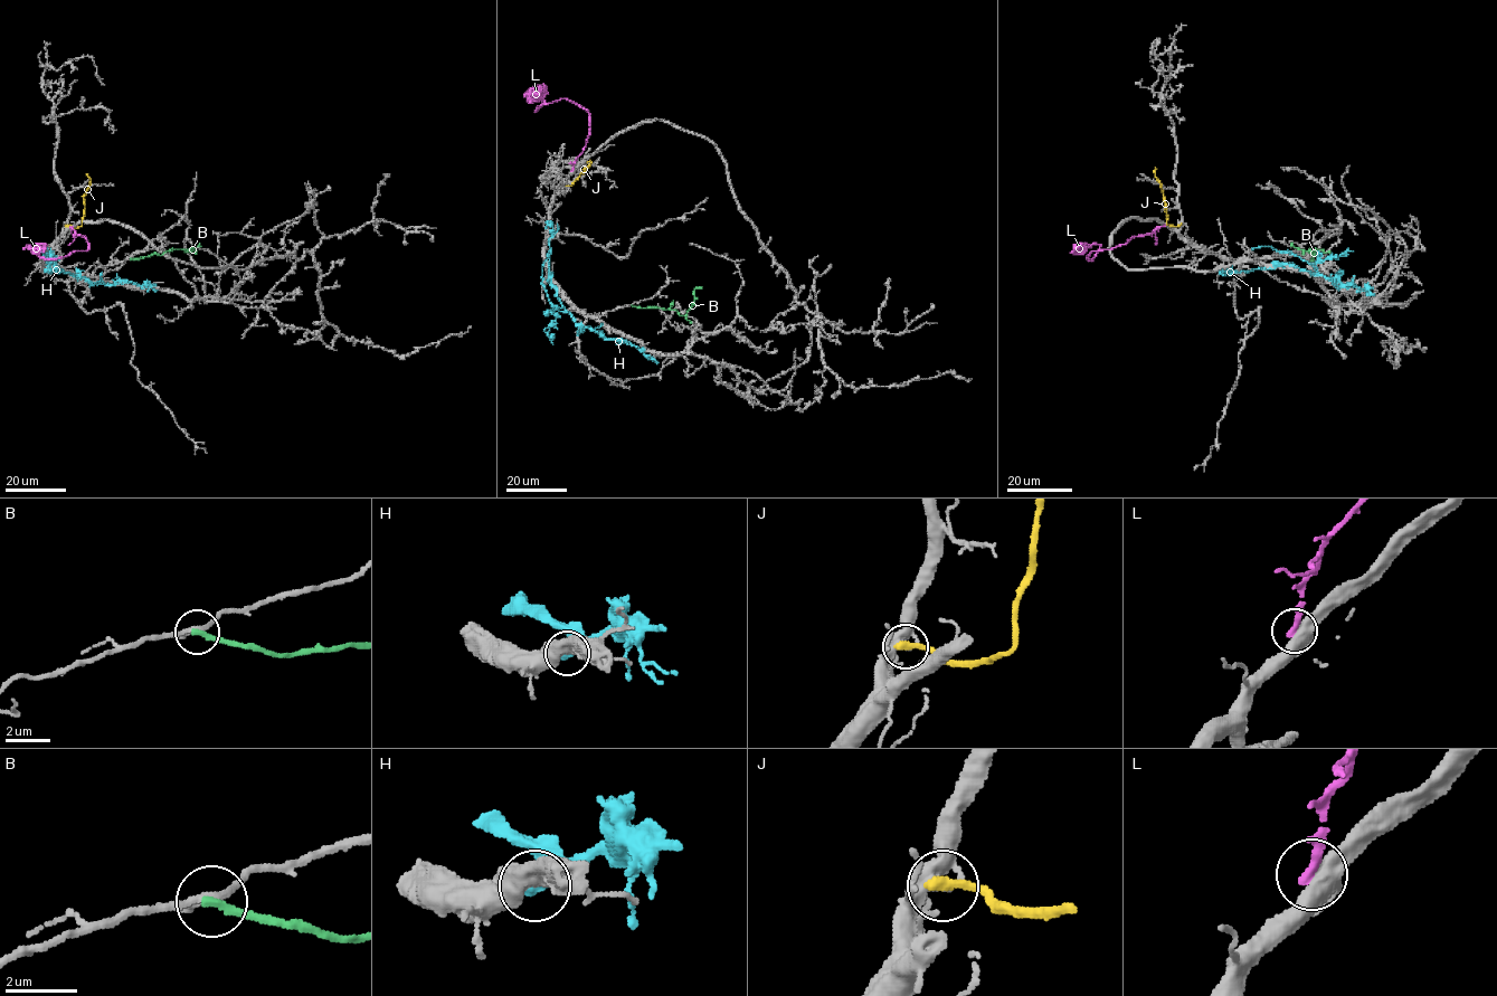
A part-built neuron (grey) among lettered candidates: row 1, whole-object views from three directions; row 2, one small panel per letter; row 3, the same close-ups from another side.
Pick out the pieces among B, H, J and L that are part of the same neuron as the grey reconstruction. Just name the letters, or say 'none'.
none

